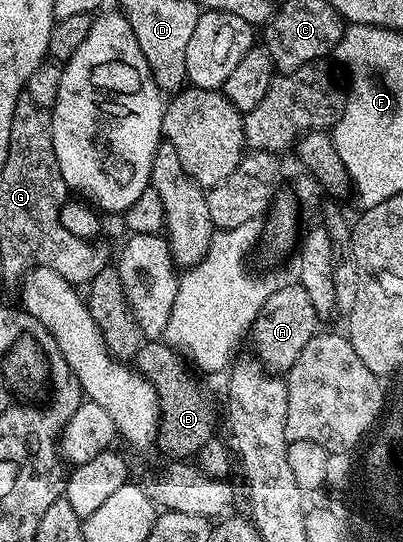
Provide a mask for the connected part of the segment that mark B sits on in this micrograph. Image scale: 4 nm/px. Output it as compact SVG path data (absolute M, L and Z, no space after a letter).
M148 340L136 353L134 366L160 394L162 446L164 442L165 452L172 454L168 456L176 460L188 460L199 455L202 444L206 444L217 433L216 406L212 403L211 392L188 371L190 366L185 355L163 340Z

